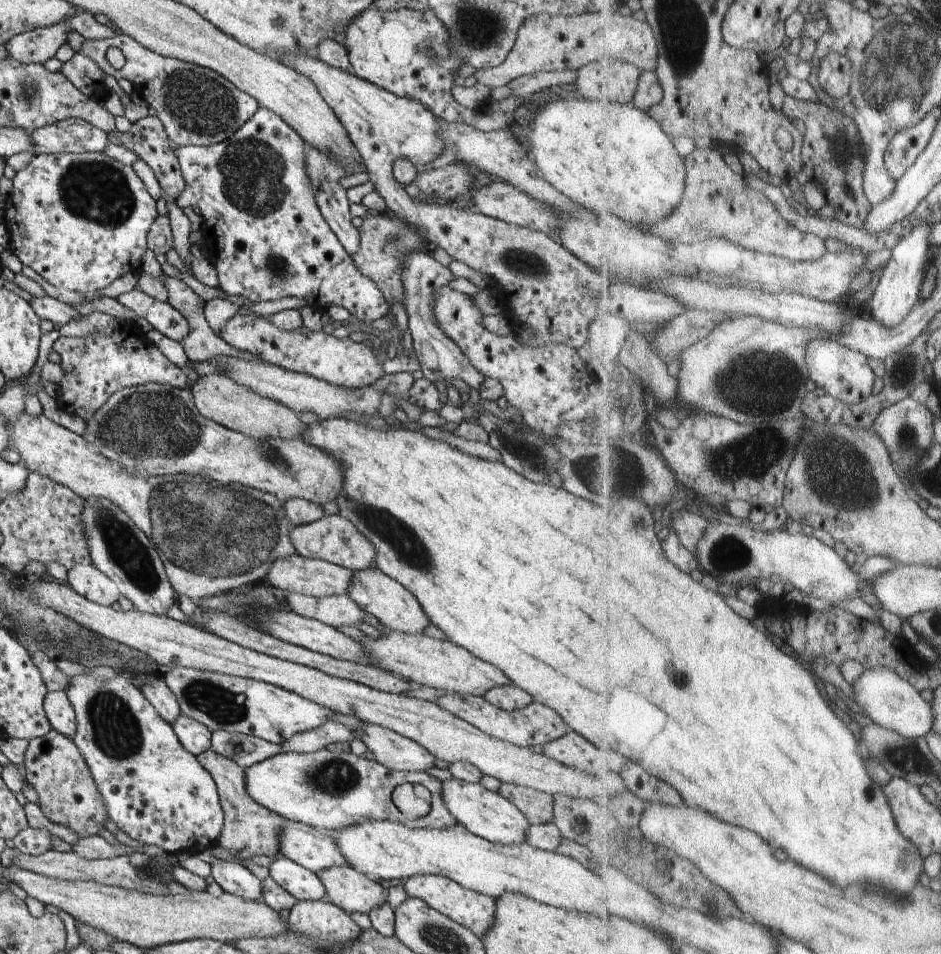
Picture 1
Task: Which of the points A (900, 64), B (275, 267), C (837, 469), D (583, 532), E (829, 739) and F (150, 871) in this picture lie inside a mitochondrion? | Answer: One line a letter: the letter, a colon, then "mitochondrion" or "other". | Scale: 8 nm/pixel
A: mitochondrion
B: mitochondrion
C: mitochondrion
D: other
E: other
F: mitochondrion

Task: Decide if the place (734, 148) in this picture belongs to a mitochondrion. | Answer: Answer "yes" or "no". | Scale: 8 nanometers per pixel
no

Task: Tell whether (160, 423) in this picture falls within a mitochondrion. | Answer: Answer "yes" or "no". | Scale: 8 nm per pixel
yes

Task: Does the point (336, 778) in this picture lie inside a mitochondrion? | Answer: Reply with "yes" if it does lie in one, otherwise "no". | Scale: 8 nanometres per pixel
yes

